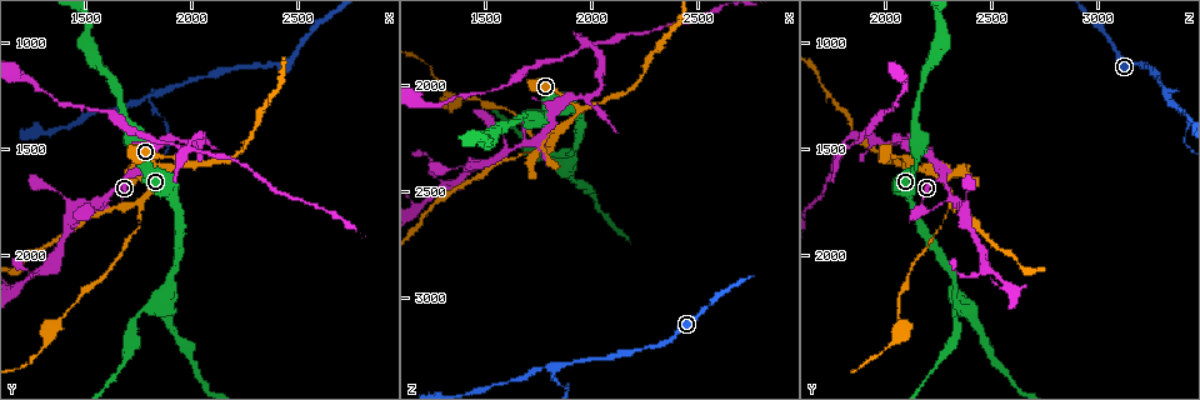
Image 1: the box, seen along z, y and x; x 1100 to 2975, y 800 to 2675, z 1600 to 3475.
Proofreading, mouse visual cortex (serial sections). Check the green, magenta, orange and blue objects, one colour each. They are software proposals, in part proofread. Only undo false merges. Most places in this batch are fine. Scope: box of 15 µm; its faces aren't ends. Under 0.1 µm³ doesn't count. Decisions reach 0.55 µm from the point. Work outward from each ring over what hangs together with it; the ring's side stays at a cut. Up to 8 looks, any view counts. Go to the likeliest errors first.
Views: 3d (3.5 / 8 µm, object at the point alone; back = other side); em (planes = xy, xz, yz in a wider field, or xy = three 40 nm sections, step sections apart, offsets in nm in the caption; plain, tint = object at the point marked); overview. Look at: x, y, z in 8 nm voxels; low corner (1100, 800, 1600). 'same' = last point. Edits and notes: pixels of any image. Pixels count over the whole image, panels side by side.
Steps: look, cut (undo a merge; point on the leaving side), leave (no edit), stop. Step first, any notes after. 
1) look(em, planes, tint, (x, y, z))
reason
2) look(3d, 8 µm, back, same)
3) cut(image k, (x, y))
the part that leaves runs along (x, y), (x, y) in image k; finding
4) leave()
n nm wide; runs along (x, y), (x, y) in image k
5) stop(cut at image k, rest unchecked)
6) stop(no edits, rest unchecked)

look(3d, 3.5 µm, (2000, 1490, 1810))
three arms meet

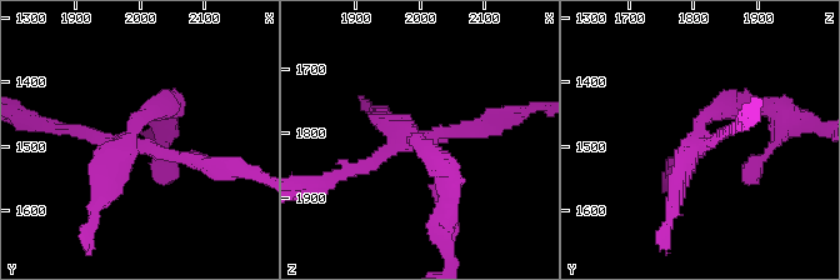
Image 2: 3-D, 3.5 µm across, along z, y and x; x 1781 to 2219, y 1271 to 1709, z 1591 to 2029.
look(em, xy, step 2, tint, (1985, 1485, 1810))

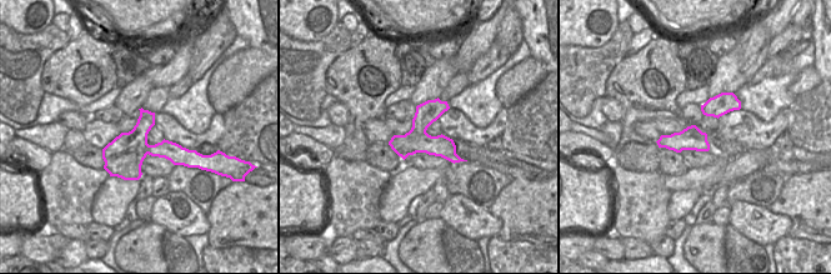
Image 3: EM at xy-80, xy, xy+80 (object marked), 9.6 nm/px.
cut(image 2, (461, 131))
the part that leaves runs along (403, 144), (356, 170), (314, 183) in image 2; a second cell is stuck on

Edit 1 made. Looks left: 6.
look(3d, 8 µm, (1780, 1260, 3310))
three arms meet

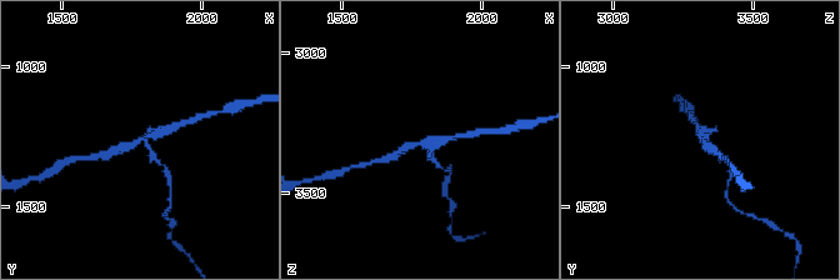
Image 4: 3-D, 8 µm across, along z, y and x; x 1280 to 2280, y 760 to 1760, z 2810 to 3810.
look(em, xy, step 2, tint, (1780, 1260, 3330))
shape alone is not enough

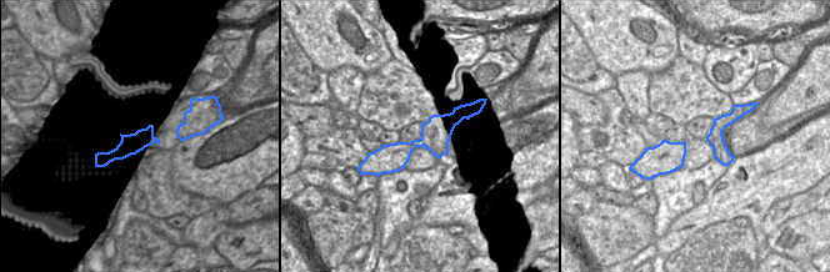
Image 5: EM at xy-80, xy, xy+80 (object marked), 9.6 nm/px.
cut(image 4, (151, 158))
arms of 150, 200, 250 nm; a second cell is stuck on

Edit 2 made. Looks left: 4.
look(3d, 8 µm, back, (1720, 2310, 2340))
thick turns thin

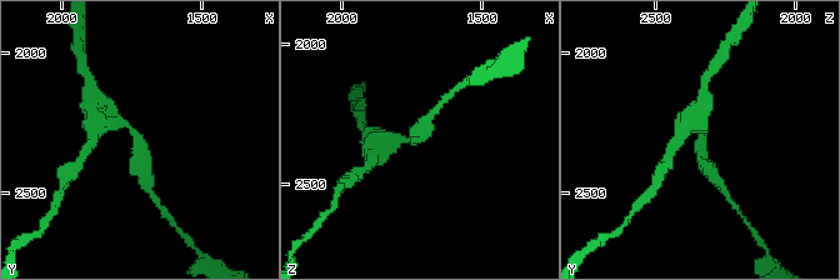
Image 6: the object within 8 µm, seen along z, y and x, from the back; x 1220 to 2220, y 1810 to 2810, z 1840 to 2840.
look(3d, 3.5 µm, (1740, 2310, 2340))

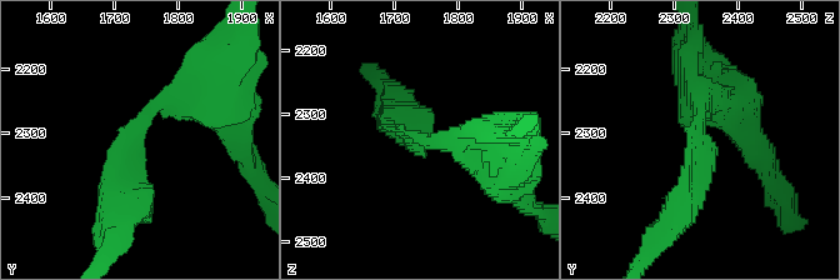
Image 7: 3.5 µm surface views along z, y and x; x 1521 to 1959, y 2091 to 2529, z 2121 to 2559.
look(em, planes, tint, (1730, 2320, 2350))

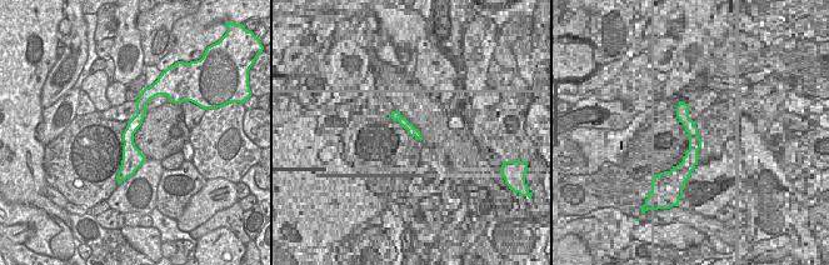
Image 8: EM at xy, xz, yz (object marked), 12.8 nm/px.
leave()
arms of 350, 350 nm; runs along (146, 94), (129, 131), (128, 170) in image 8; one cell here

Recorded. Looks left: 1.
stop(cut at image 2, cut at image 4, rest unchecked)

